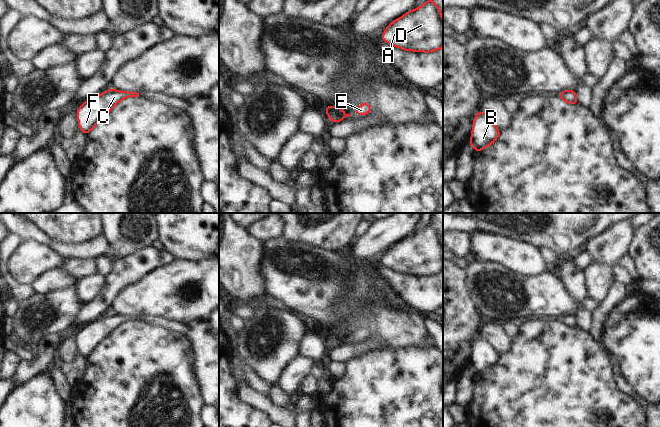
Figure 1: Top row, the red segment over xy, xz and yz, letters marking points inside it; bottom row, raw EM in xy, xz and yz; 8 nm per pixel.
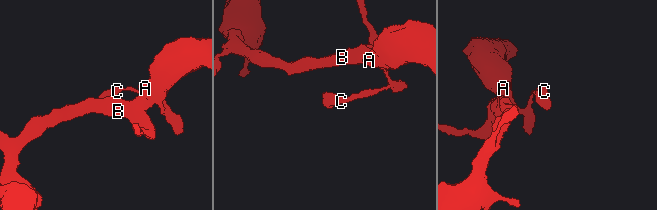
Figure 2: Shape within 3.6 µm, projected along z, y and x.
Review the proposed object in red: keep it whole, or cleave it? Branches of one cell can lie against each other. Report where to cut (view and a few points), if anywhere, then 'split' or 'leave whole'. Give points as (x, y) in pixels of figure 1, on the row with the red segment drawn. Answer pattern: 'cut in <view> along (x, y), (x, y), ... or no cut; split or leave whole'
no cut; leave whole

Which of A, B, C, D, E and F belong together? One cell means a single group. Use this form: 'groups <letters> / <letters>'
groups A B C D E F

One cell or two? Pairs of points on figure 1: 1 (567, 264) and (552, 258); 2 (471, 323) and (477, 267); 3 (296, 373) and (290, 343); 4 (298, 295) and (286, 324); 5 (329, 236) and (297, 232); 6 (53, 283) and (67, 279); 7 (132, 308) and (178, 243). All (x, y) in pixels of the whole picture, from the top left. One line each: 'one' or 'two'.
1: two
2: two
3: two
4: two
5: one
6: one
7: two

